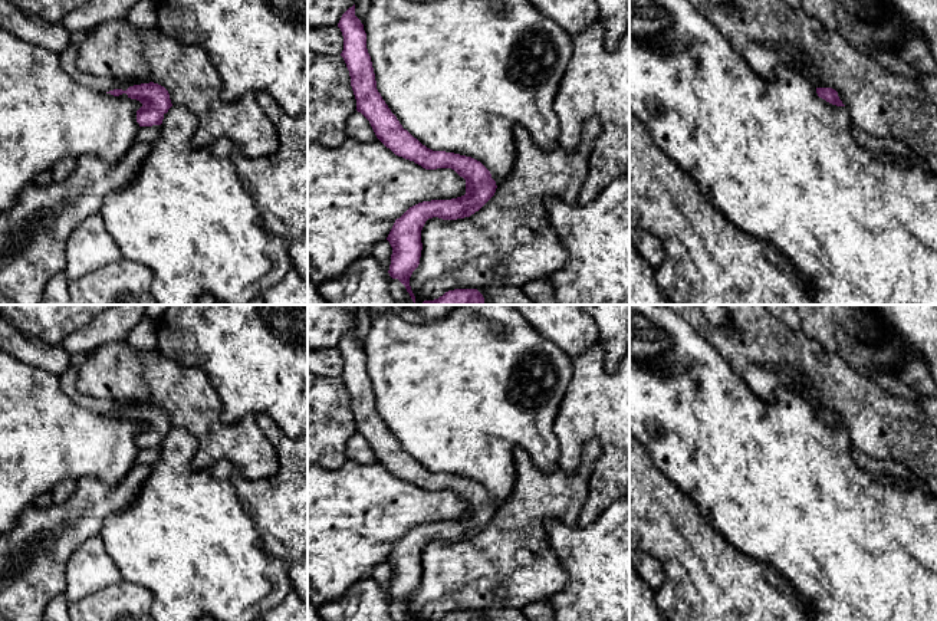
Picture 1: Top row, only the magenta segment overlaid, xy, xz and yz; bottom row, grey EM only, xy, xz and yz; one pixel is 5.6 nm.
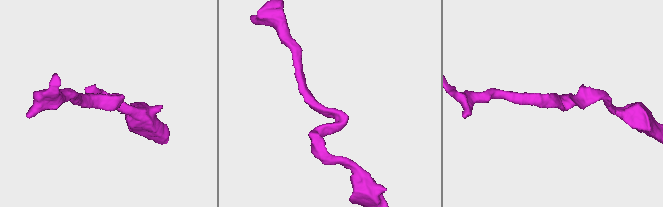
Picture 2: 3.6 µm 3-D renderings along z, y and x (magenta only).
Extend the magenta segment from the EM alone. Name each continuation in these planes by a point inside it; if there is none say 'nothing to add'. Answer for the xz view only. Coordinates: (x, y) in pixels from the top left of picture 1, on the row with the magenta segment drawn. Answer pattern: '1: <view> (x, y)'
nothing to add

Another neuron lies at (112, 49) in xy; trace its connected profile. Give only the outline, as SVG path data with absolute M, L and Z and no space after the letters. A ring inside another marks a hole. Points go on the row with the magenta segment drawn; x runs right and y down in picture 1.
M126 19L99 23L79 45L76 65L95 76L139 79L164 86L172 105L195 116L191 139L195 148L227 138L249 157L263 158L280 145L256 93L224 101L221 76L206 52L174 40L158 27L138 29Z

